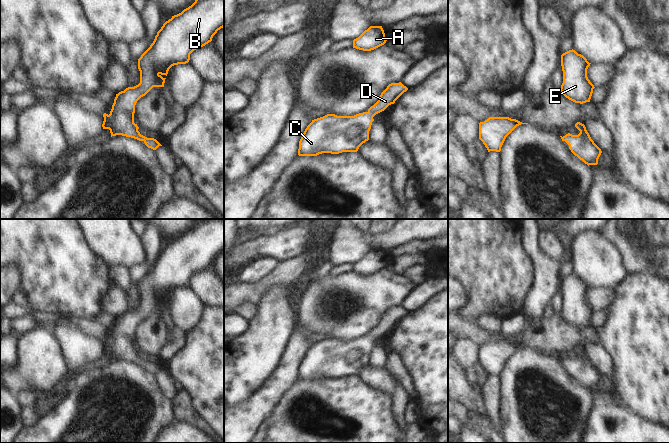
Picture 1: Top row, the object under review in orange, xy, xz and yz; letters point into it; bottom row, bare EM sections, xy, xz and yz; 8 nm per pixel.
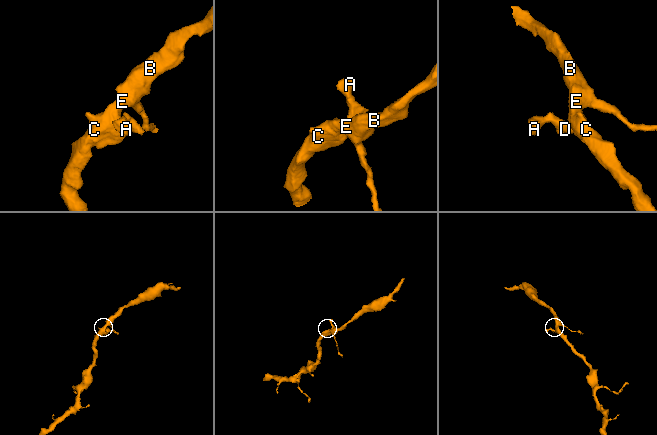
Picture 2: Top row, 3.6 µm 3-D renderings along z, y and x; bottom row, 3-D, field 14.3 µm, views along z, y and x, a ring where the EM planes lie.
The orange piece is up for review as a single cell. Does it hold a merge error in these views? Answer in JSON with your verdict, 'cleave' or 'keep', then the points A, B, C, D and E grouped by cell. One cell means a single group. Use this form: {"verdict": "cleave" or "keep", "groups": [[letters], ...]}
{"verdict": "keep", "groups": [["A", "B", "C", "D", "E"]]}

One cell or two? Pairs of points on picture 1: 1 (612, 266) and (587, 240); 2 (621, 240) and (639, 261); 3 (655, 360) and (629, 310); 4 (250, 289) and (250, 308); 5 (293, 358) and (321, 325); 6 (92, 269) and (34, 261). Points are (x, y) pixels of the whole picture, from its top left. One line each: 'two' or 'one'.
1: one
2: one
3: one
4: two
5: two
6: one

